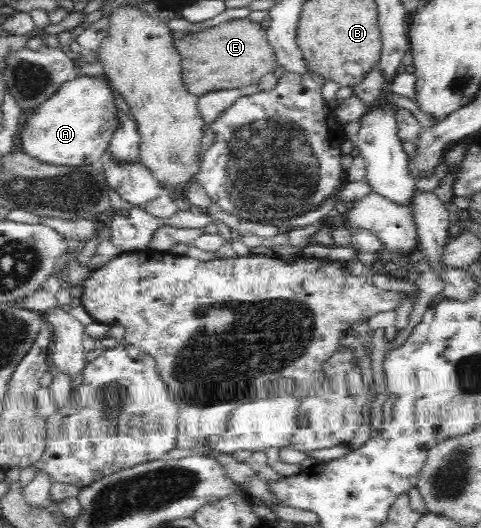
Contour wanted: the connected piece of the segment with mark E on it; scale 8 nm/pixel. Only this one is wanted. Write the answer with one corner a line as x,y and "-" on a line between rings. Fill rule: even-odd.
249,17
222,22
209,30
189,34
182,39
173,39
172,46
181,57
181,78
185,89
198,97
216,90
257,85
260,78
273,73
277,65
265,28
252,22

